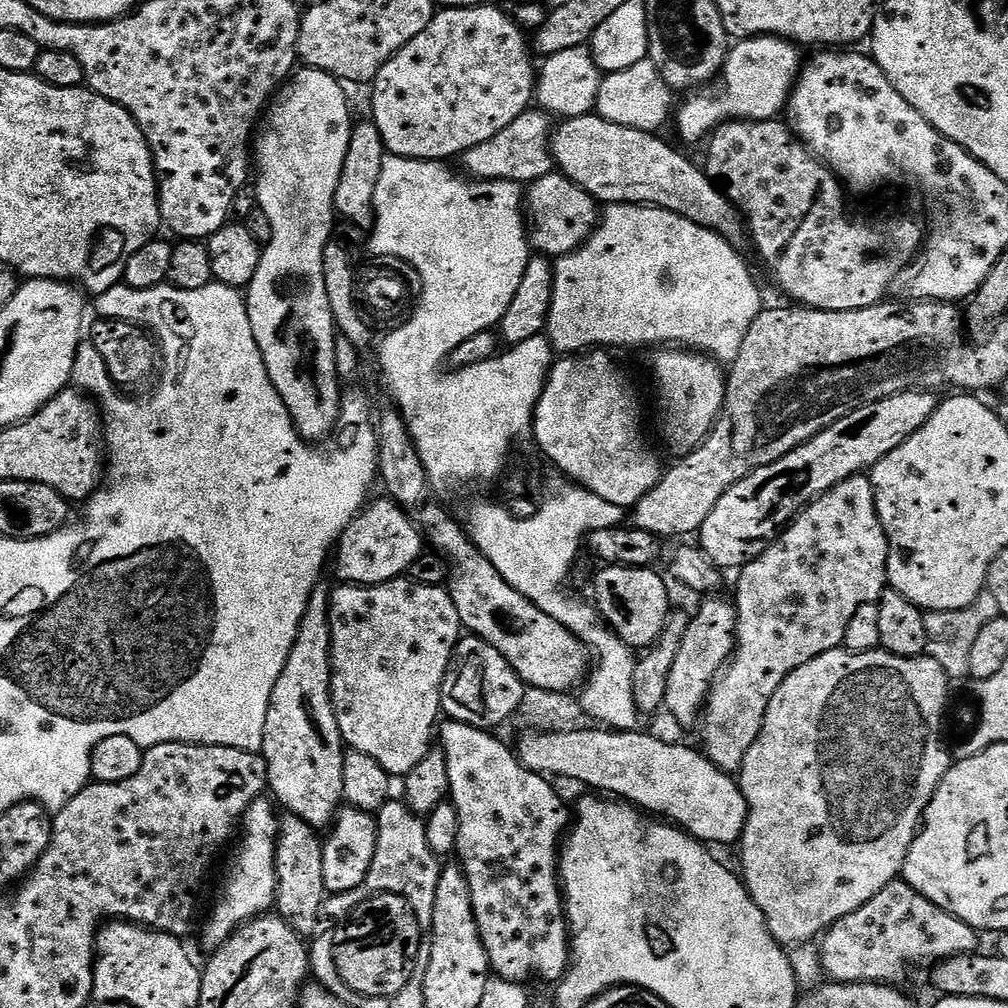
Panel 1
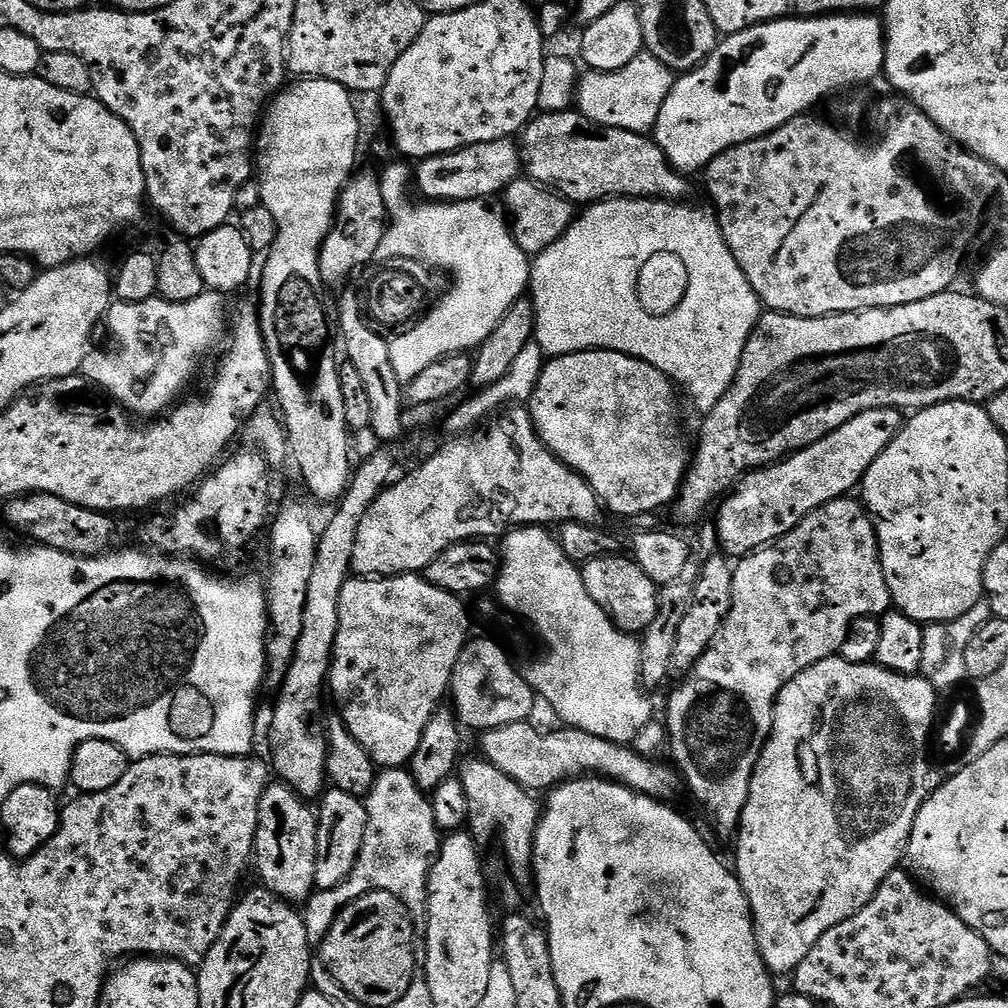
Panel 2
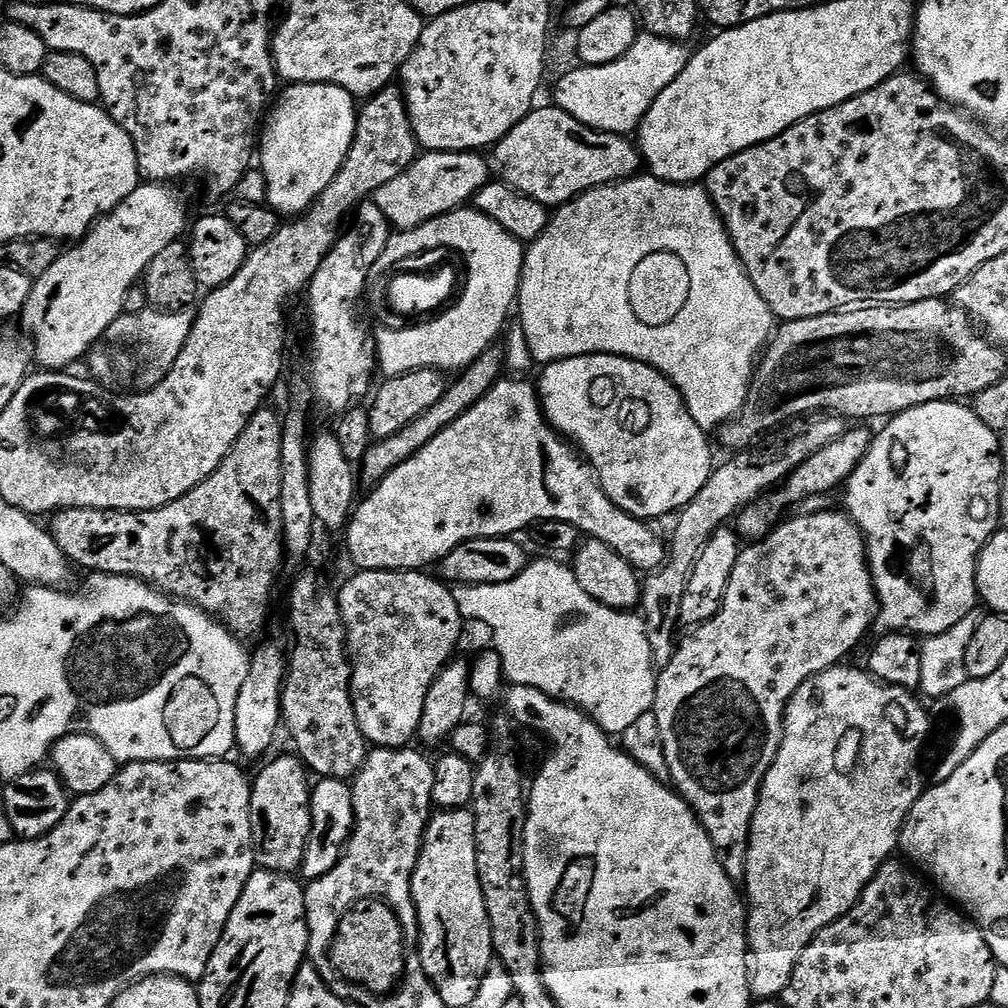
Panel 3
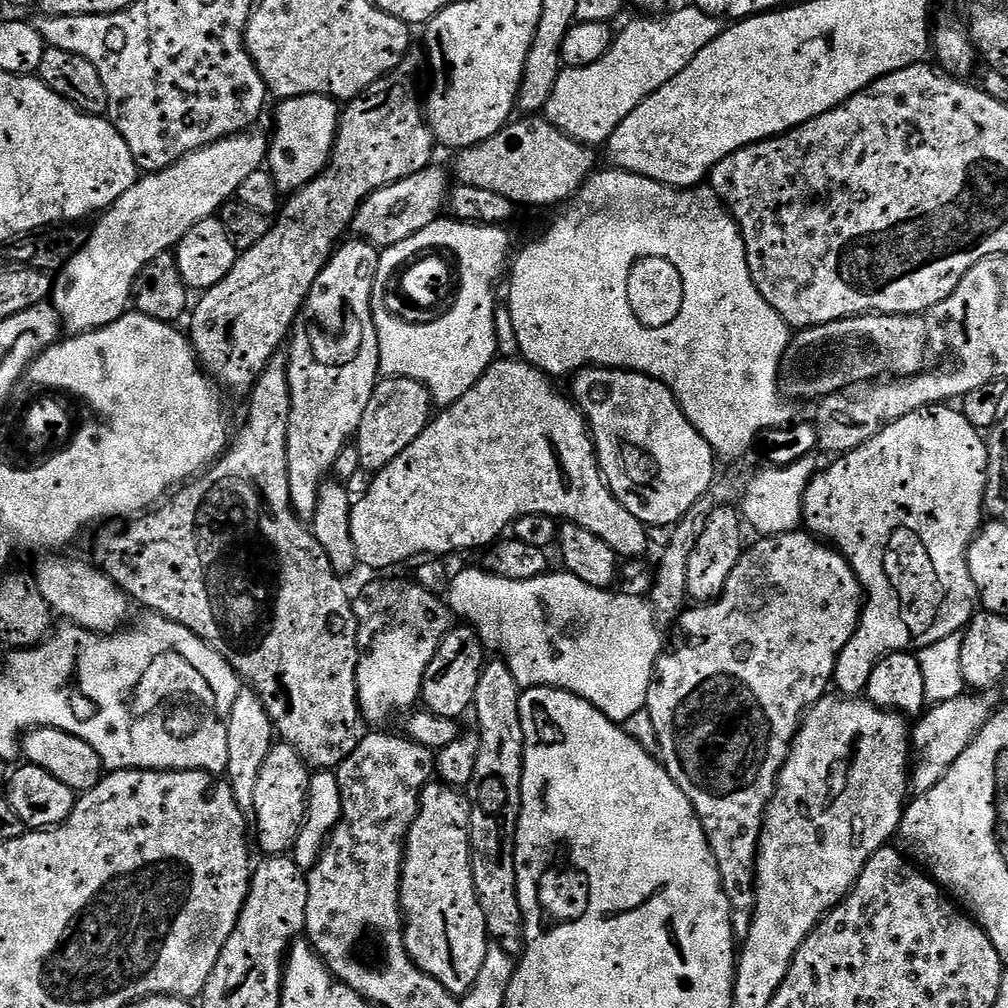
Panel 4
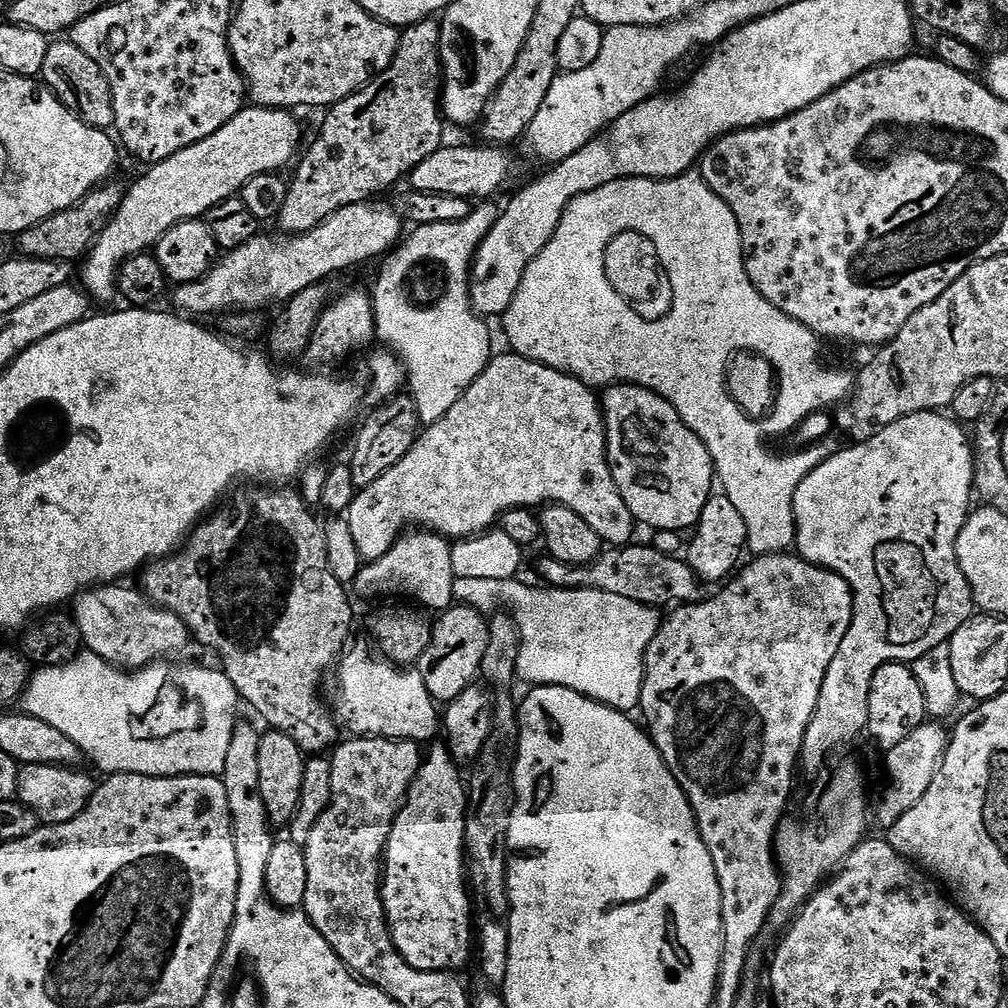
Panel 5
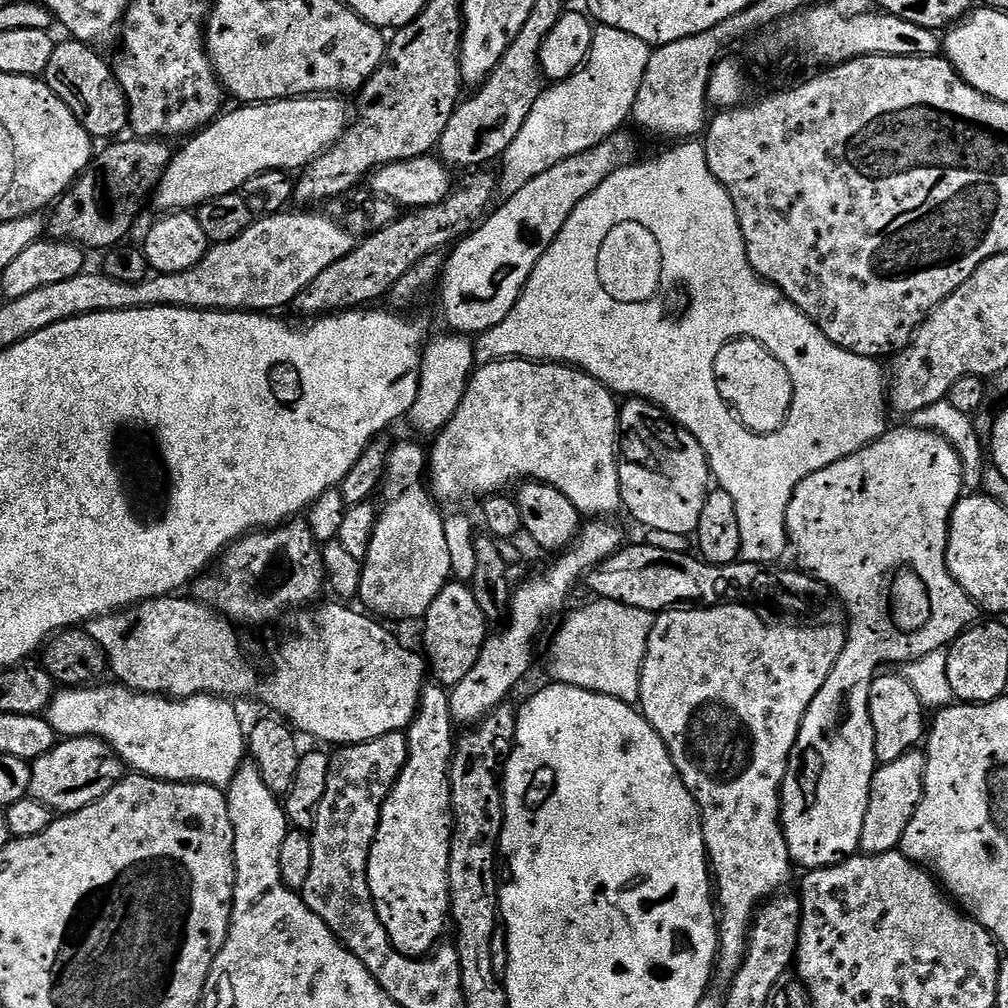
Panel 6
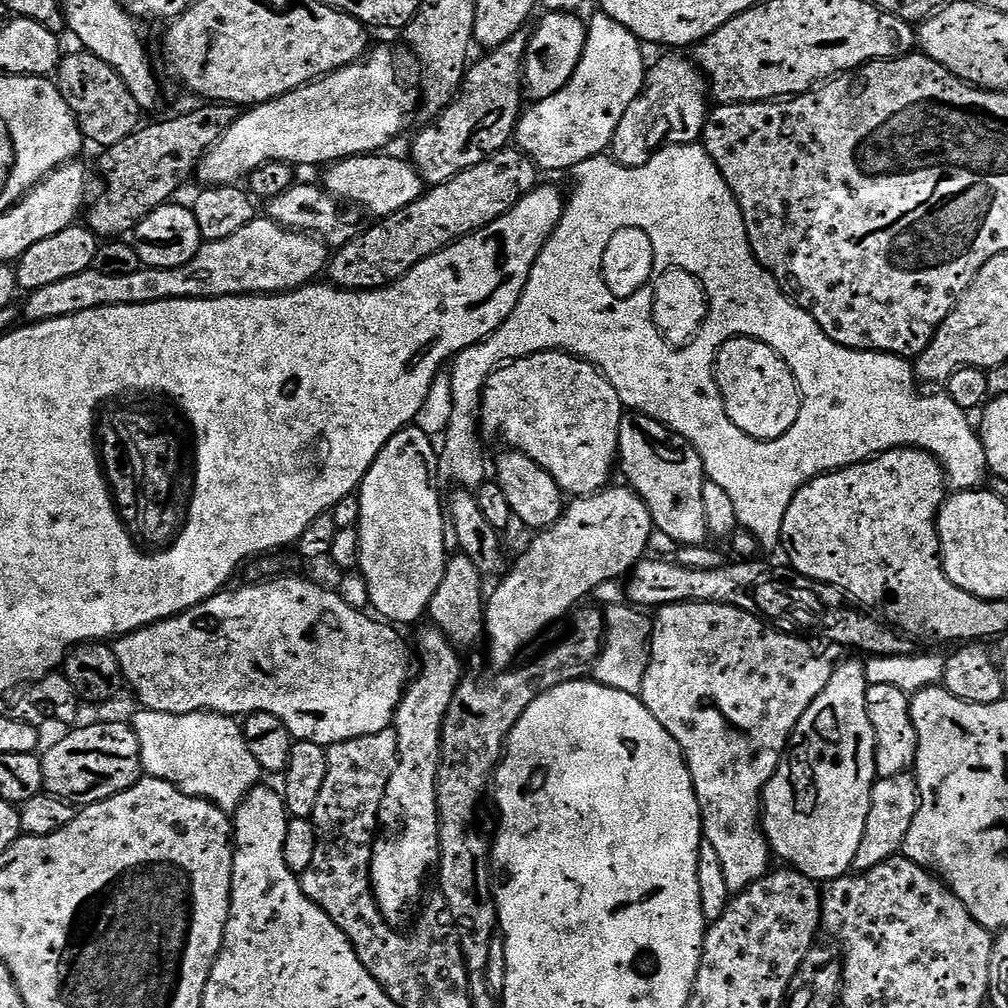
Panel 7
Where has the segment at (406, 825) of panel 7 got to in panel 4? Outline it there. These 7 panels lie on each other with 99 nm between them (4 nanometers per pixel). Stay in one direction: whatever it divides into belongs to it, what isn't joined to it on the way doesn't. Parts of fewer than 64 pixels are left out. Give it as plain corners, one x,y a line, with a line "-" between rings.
429,782
422,790
420,795
420,809
414,818
414,826
410,826
410,834
408,835
408,843
404,846
404,869
400,875
400,906
404,918
404,941
406,942
406,950
410,954
410,958
415,962
422,971
430,974
430,978
434,978
438,982
442,982
442,986
446,986
446,990
454,997
465,996
470,990
470,986
474,986
474,982
478,979
478,974
482,970
482,962
486,959
486,950
490,947
490,937
486,930
486,918
482,914
482,906
478,902
478,894
474,890
474,874
472,873
472,843
470,842
470,802
467,795
461,789
452,788
448,784
439,782

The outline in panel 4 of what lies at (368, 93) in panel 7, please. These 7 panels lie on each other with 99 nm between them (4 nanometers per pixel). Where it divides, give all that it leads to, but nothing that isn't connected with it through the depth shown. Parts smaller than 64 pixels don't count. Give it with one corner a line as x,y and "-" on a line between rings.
252,135
226,136
161,172
141,175
118,202
104,209
88,240
86,236
52,285
50,303
69,333
105,328
129,311
136,279
145,266
154,262
158,254
172,252
190,226
213,219
222,205
235,197
242,181
254,170
265,167
269,137

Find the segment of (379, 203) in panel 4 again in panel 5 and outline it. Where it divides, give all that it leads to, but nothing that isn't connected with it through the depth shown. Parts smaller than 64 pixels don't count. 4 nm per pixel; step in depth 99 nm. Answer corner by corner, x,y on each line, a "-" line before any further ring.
380,202
339,208
309,232
289,236
261,234
250,238
250,242
224,252
202,279
175,285
170,292
171,307
192,318
208,316
211,312
228,314
233,309
260,310
256,308
263,304
279,305
294,298
298,290
327,281
335,272
344,272
355,264
391,253
402,240
402,216
391,203
376,203

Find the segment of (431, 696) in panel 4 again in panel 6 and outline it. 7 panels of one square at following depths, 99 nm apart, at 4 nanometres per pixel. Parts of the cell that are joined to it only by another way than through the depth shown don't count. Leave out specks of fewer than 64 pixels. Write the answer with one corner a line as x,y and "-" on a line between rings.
449,582
434,598
430,610
422,617
424,624
423,655
430,665
437,681
445,686
455,686
474,670
474,662
478,662
478,654
482,654
482,646
490,635
490,621
482,614
482,606
478,606
478,598
474,598
471,587
464,582

